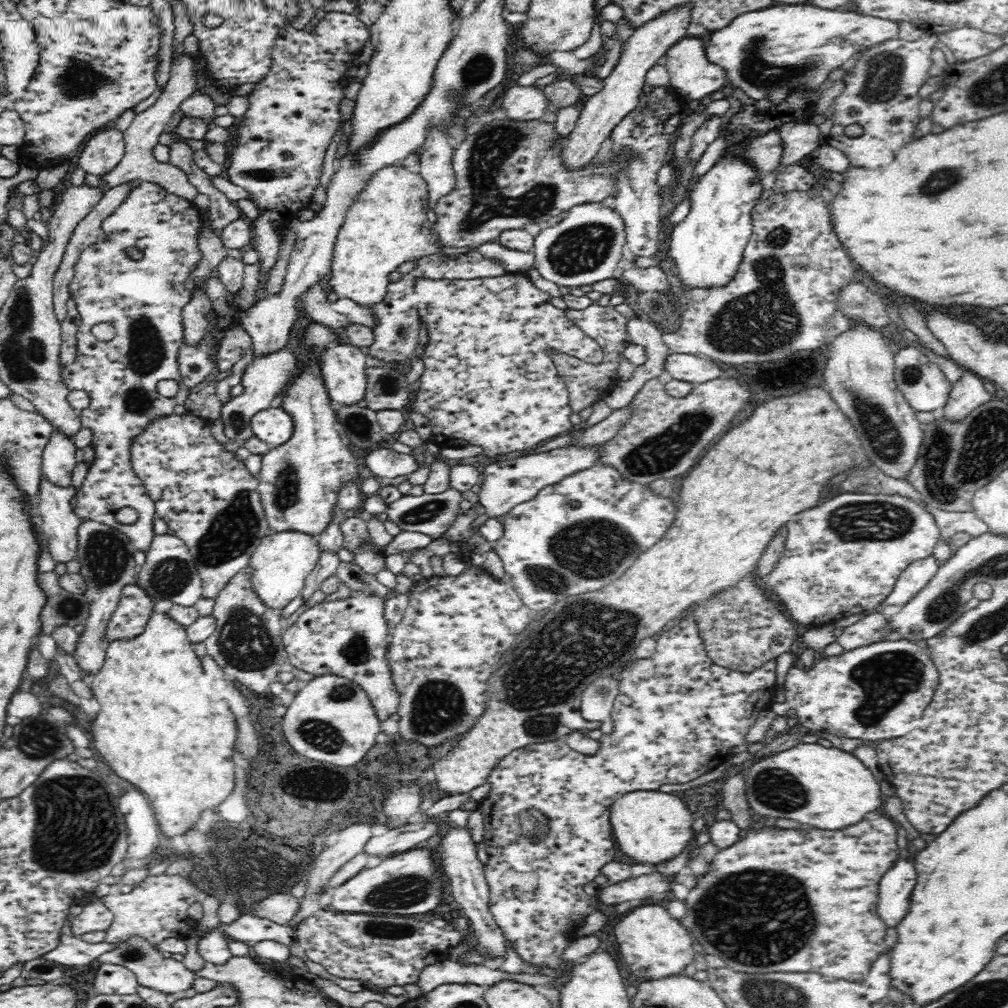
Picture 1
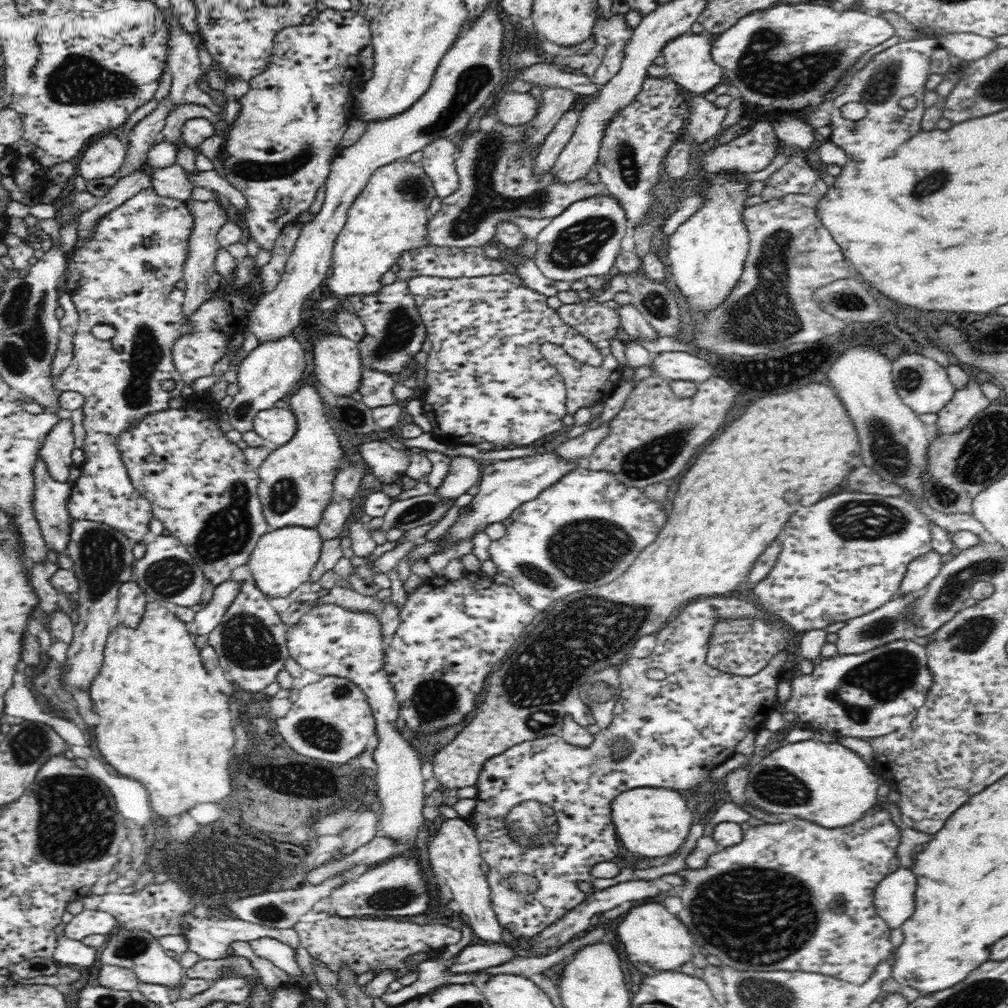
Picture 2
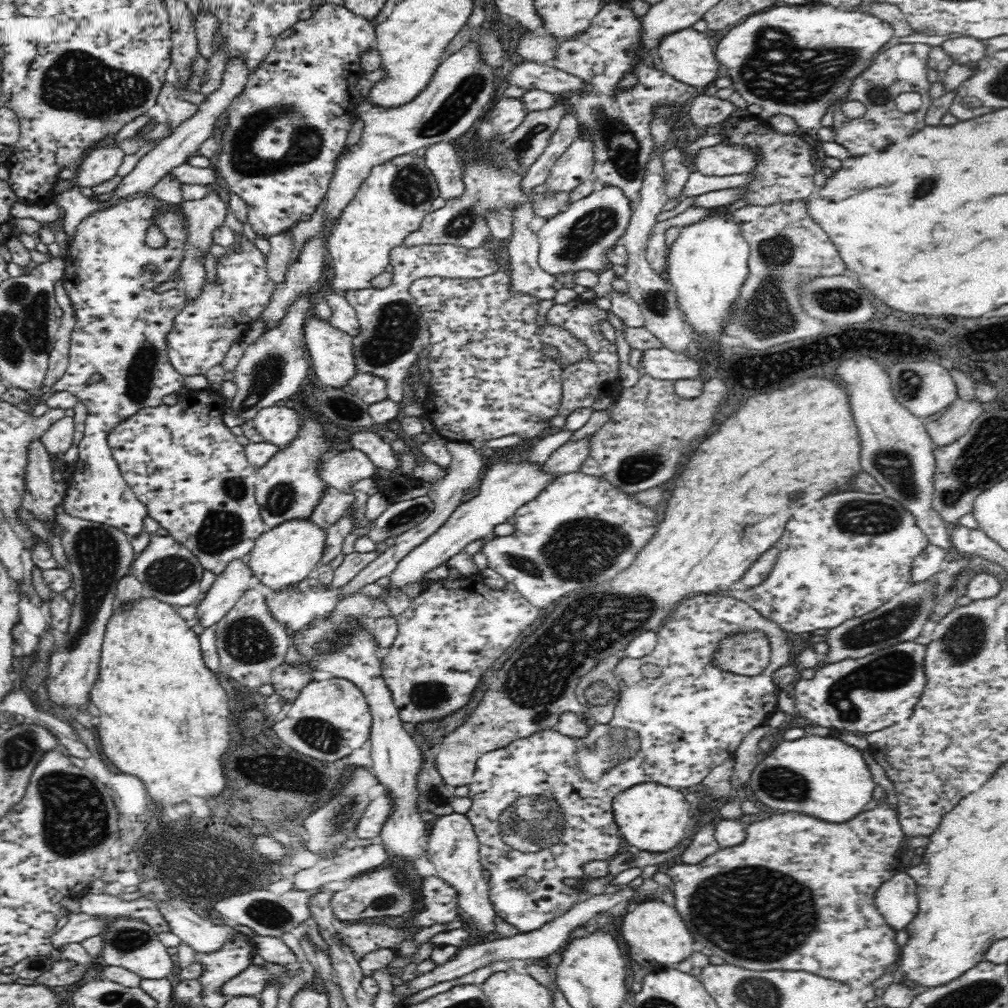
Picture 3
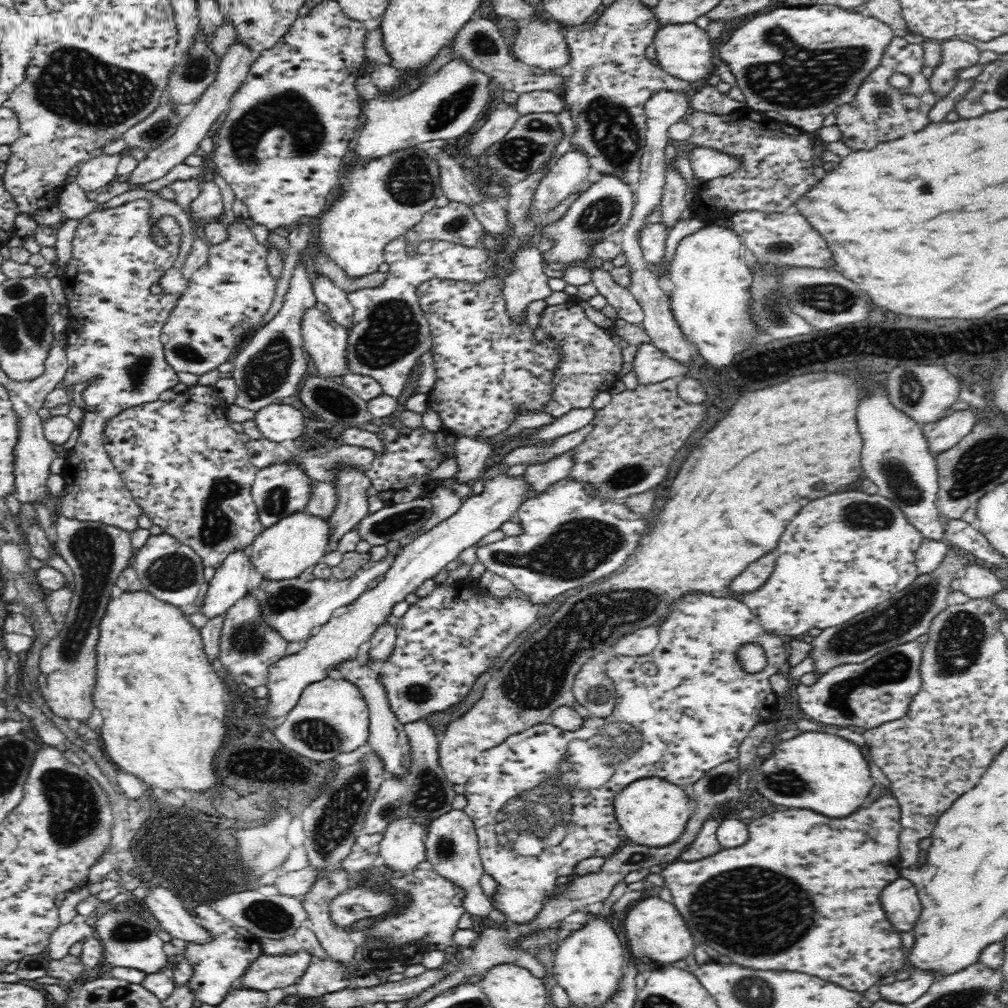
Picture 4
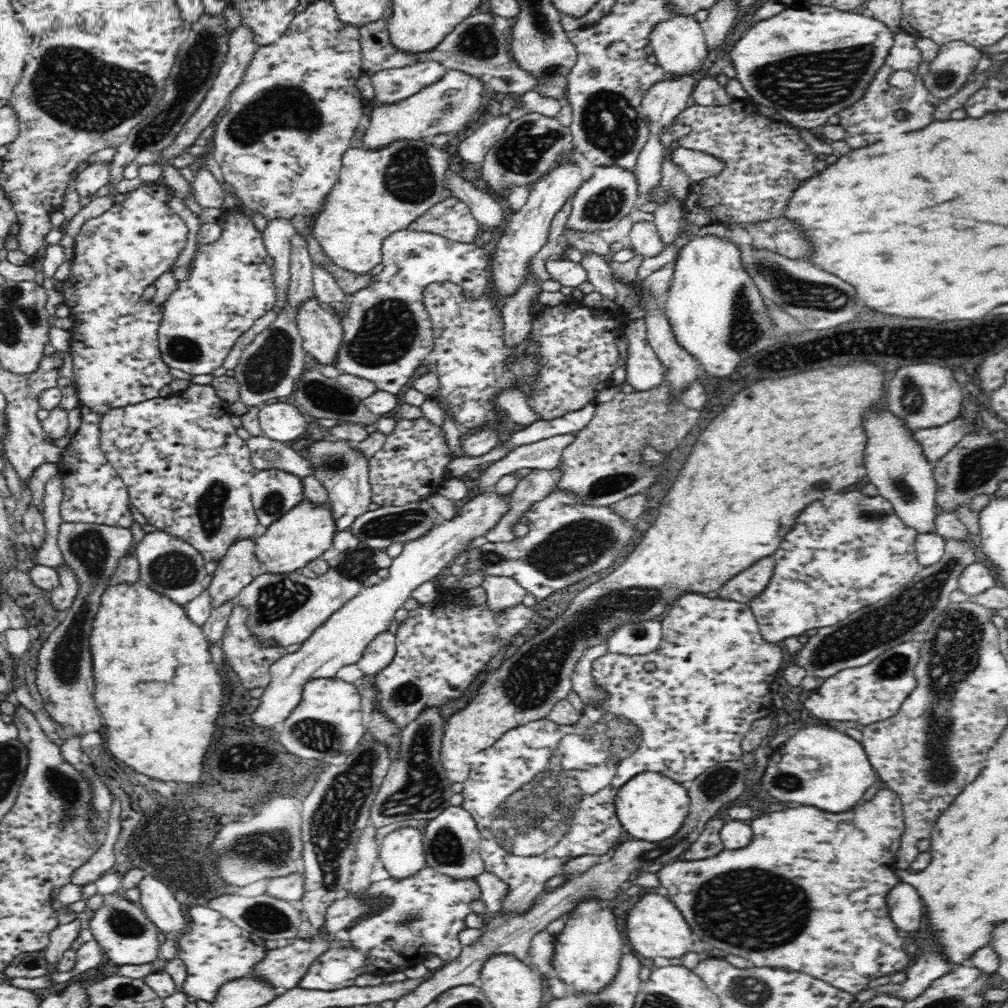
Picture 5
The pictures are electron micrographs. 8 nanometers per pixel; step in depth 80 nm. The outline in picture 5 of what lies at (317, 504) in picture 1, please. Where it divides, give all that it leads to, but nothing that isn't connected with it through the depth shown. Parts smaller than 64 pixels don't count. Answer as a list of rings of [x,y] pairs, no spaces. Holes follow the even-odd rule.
[[[280,469],[257,471],[250,485],[257,521],[266,527],[305,498],[300,477]]]

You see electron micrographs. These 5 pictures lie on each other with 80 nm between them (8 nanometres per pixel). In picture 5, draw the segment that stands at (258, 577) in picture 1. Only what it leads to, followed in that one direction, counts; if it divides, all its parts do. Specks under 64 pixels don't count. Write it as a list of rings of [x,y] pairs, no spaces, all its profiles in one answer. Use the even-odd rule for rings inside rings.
[[[304,498],[292,510],[288,510],[267,527],[266,533],[255,540],[255,558],[264,562],[270,572],[294,572],[302,566],[307,566],[310,561],[314,561],[325,550],[331,548],[336,533],[336,519],[328,503],[310,502]]]

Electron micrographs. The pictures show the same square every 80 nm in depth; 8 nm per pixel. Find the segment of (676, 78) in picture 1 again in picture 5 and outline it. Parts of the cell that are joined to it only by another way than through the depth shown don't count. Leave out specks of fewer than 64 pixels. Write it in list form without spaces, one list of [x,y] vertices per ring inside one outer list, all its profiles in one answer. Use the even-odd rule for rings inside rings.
[[[673,14],[668,20],[658,22],[648,36],[648,42],[652,46],[653,54],[657,58],[658,65],[662,70],[671,74],[692,74],[702,68],[708,51],[701,23],[696,15]]]

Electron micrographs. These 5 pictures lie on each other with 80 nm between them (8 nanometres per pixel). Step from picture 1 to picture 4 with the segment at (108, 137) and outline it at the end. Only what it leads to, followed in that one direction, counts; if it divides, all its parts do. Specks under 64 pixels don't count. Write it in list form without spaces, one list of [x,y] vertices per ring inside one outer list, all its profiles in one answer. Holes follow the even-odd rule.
[[[95,154],[88,162],[80,166],[75,182],[85,193],[92,192],[92,190],[100,187],[103,188],[117,176],[117,167],[120,160],[120,155]]]

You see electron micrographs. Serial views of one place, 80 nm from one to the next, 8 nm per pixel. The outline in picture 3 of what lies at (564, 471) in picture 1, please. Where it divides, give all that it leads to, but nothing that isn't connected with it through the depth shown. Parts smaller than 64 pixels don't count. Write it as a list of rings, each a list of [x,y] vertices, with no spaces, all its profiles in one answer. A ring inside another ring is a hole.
[[[527,463],[493,464],[484,474],[479,486],[479,494],[464,501],[448,517],[448,520],[438,527],[434,534],[430,534],[422,544],[418,544],[416,548],[410,550],[398,562],[398,566],[388,574],[389,583],[384,586],[386,596],[383,598],[373,596],[372,599],[380,599],[387,604],[386,598],[392,593],[403,592],[409,584],[422,582],[424,576],[432,569],[446,564],[447,560],[453,556],[465,552],[468,543],[490,535],[496,525],[508,522],[522,505],[534,500],[553,479],[550,473],[540,471],[540,465]]]

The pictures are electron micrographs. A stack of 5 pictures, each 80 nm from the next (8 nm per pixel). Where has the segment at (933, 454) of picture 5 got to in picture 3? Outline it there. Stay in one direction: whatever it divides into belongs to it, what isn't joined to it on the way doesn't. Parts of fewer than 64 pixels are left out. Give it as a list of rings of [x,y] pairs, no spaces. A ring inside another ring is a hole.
[[[957,398],[944,414],[935,421],[925,421],[926,431],[932,439],[935,448],[948,446],[964,436],[971,428],[971,424],[982,414],[982,403]]]

